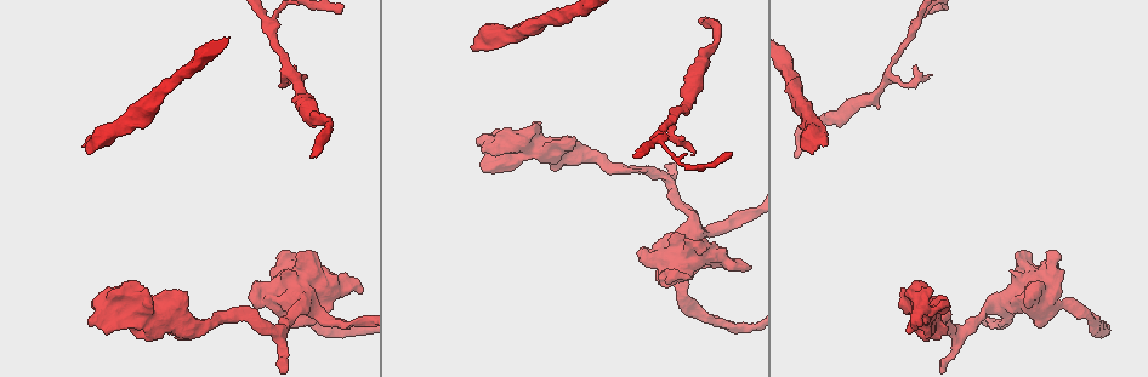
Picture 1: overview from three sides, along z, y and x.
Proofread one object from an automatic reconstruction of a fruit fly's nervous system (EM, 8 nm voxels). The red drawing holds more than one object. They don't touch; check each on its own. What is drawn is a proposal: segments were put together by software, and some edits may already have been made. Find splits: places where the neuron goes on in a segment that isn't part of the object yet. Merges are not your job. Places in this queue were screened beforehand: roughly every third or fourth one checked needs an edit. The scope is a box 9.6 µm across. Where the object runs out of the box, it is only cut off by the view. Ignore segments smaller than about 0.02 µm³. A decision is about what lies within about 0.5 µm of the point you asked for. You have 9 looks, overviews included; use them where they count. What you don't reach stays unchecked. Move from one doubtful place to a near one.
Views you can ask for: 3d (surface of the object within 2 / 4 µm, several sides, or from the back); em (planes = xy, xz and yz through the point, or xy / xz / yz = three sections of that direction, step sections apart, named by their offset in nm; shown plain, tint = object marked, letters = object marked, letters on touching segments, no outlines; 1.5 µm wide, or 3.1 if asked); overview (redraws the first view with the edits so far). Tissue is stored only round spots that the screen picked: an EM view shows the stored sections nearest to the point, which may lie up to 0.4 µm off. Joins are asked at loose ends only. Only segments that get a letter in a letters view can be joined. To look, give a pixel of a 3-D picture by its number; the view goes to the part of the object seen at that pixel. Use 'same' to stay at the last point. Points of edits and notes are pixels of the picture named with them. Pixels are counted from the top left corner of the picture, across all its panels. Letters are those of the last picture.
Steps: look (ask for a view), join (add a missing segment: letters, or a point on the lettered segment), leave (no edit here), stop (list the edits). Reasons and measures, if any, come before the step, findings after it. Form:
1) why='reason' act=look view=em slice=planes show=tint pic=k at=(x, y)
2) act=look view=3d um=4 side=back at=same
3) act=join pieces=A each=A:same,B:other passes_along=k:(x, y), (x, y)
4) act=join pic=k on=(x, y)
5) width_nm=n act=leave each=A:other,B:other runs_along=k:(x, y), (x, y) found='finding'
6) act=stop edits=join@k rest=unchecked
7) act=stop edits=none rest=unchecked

why='stops while still wide' act=look view=em slice=planes show=letters pic=1 at=(491, 132)

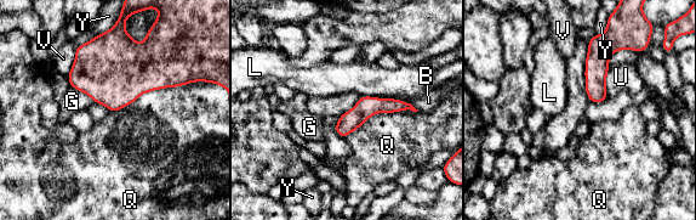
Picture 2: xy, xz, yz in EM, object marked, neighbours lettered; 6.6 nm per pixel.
act=leave each=B:other,G:other,L:other,Q:other,U:other,V:other,Y:other runs_along=2:(408, 106), (366, 106), (338, 130) found='none of them fits'

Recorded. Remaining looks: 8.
why='an open end' act=look view=3d um=4 side=back pic=1 at=(82, 147)

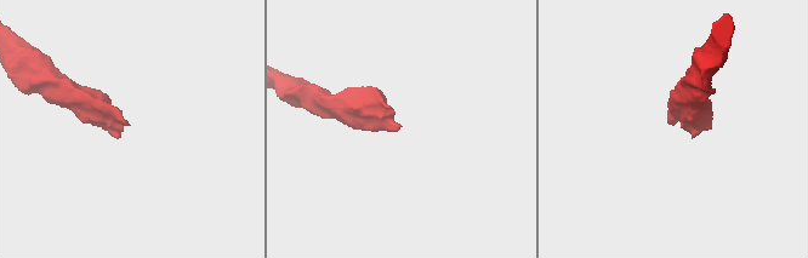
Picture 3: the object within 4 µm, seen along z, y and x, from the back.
act=look view=em slice=xy step=8 show=tint pic=3 at=(127, 124)

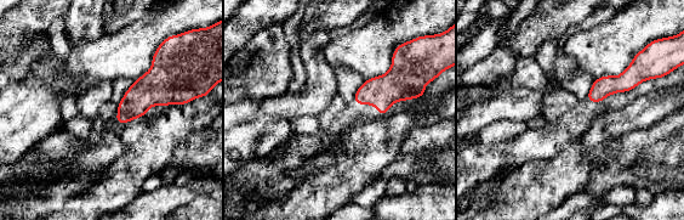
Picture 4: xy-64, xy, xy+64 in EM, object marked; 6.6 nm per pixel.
why='another direction' act=look view=em slice=planes show=letters at=same

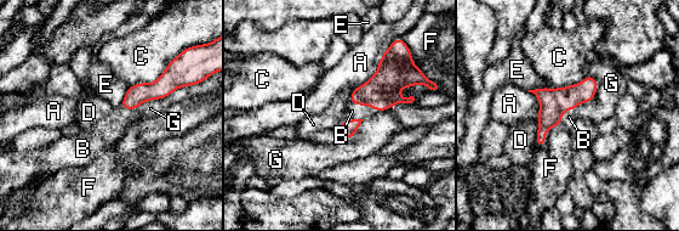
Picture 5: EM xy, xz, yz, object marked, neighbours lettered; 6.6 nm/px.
longest_contact=G:360nm act=join pic=5 on=(352, 111) each=A:other,B:same,C:other,D:other,E:other,F:other,G:other found='it goes on there'

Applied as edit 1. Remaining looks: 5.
act=look view=overview

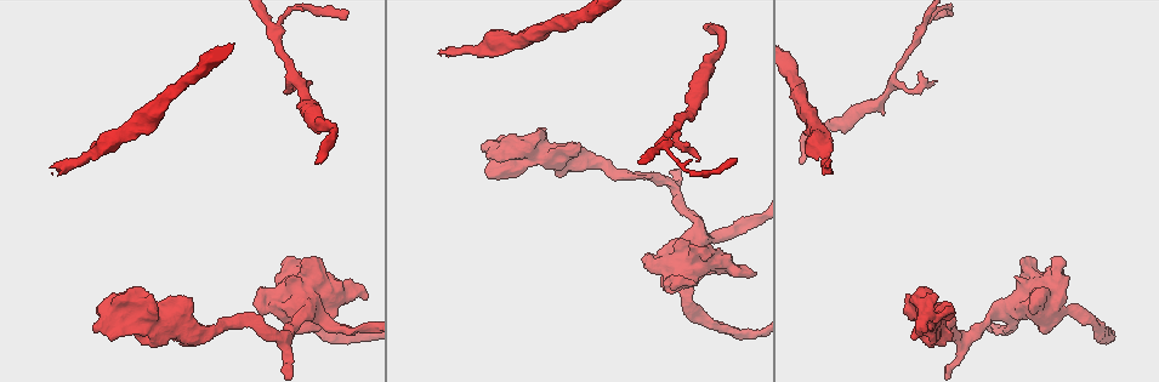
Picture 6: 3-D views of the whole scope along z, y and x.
why='tapers out' act=look view=3d um=2 pic=6 at=(307, 83)

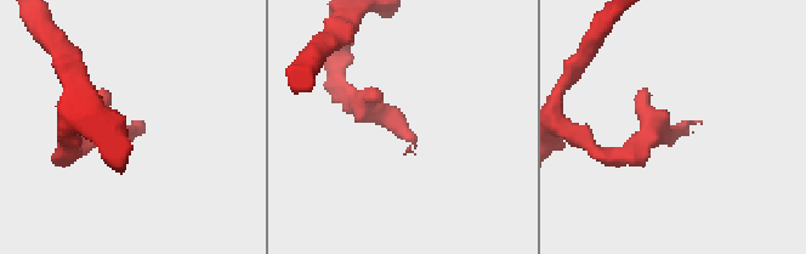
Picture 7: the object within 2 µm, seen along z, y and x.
why='now the EM' act=look view=em slice=planes show=letters pic=7 at=(410, 148)

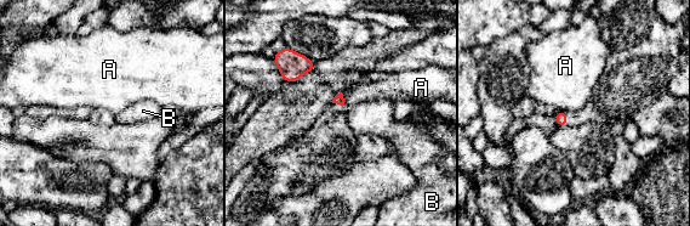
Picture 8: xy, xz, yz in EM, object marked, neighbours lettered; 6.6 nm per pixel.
longest_contact=A:90nm act=leave each=A:other,B:other border=8:(342, 94), (343, 106) found='none of them fits'

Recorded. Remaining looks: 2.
act=stop edits=join@5 rest=unchecked

